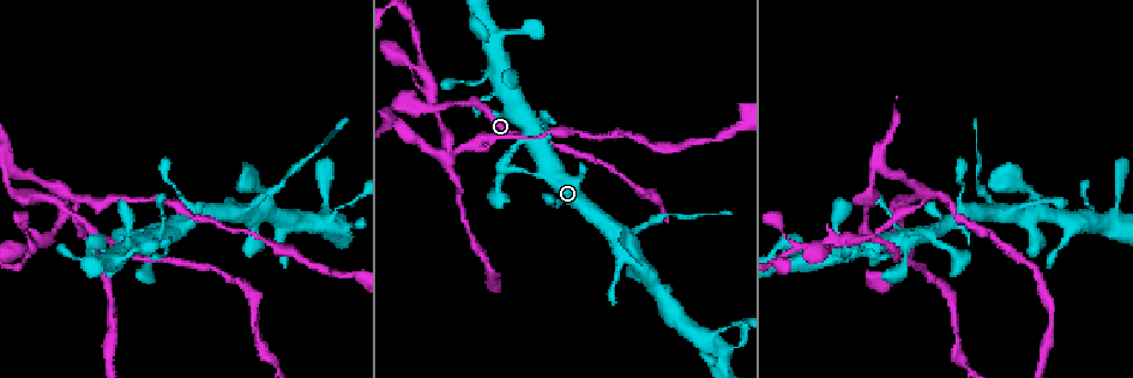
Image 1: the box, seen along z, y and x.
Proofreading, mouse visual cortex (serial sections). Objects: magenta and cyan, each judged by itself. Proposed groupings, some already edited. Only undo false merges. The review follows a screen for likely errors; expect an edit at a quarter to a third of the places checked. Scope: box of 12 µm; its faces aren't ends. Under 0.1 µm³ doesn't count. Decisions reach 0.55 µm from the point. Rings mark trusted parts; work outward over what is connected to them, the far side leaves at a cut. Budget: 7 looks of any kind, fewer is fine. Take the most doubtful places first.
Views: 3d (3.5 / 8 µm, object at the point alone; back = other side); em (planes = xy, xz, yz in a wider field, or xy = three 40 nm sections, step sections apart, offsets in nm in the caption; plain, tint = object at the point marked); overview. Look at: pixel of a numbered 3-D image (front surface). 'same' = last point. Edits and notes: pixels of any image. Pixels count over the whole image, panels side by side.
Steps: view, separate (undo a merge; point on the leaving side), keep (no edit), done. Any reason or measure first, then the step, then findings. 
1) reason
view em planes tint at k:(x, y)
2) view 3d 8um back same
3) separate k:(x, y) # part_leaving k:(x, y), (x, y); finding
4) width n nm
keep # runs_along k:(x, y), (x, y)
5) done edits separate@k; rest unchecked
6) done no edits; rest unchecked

two arms in line, one across
view 3d 3.5um at 1:(247, 211)

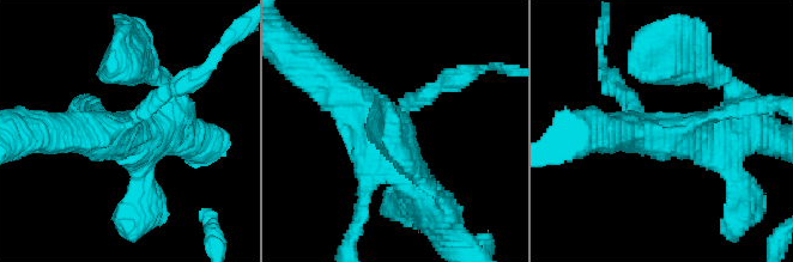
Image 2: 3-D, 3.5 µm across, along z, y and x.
view em xy step 3 tint at 2:(123, 126)

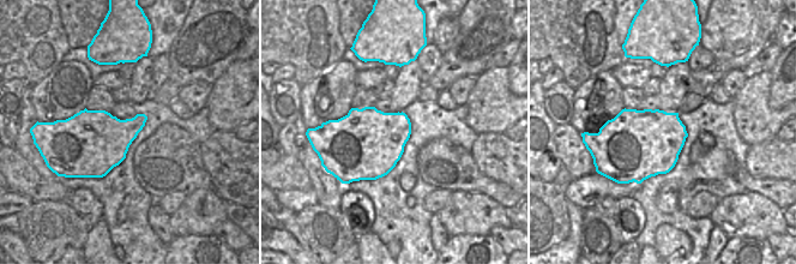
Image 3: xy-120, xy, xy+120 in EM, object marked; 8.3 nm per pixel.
separate 2:(433, 92) # part_leaving 2:(410, 103), (453, 78), (494, 66); two cells meet here

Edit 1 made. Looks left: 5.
redraw
view overview

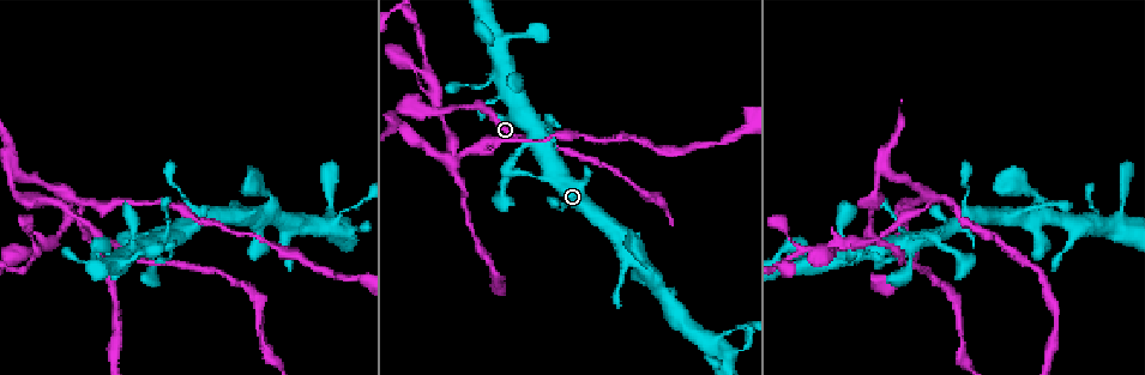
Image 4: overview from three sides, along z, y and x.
sudden change in width
view em xy step 3 tint at 4:(712, 348)

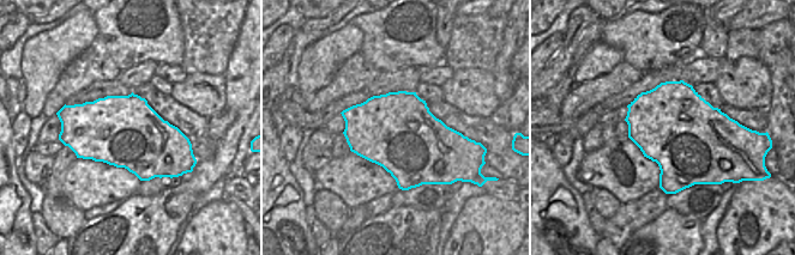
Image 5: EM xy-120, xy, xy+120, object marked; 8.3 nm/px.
see where the arms go
view 3d 3.5um back same

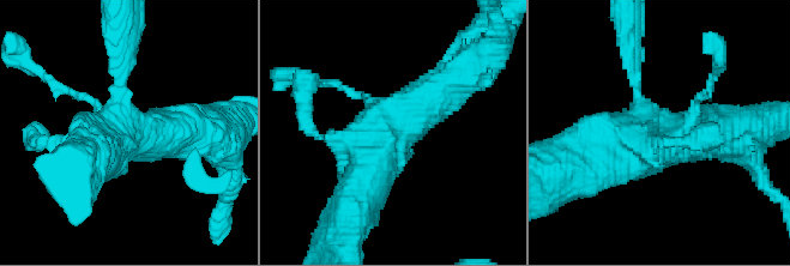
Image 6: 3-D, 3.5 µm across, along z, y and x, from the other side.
keep # runs_along 6:(459, 77), (390, 116), (360, 177); all the same cell

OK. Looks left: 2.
thick turns thin
view 3d 3.5um back at 4:(15, 196)

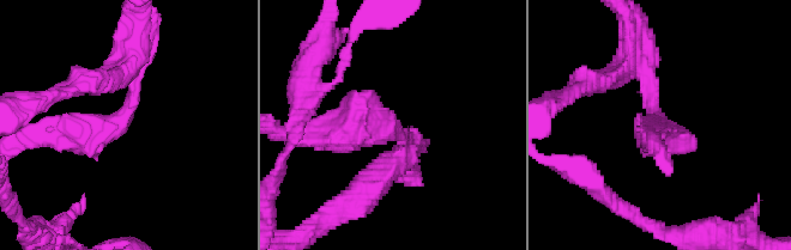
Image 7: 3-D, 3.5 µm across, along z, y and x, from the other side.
now the EM
view em xy step 3 tint at 7:(120, 121)

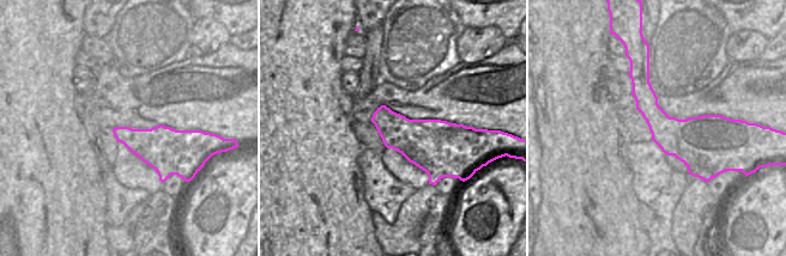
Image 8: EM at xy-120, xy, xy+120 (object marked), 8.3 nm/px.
separate 7:(116, 60) # part_leaving 7:(133, 85), (133, 63), (71, 85); two cells meet here

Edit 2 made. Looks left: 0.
done edits separate@2, separate@7; rest unchecked

